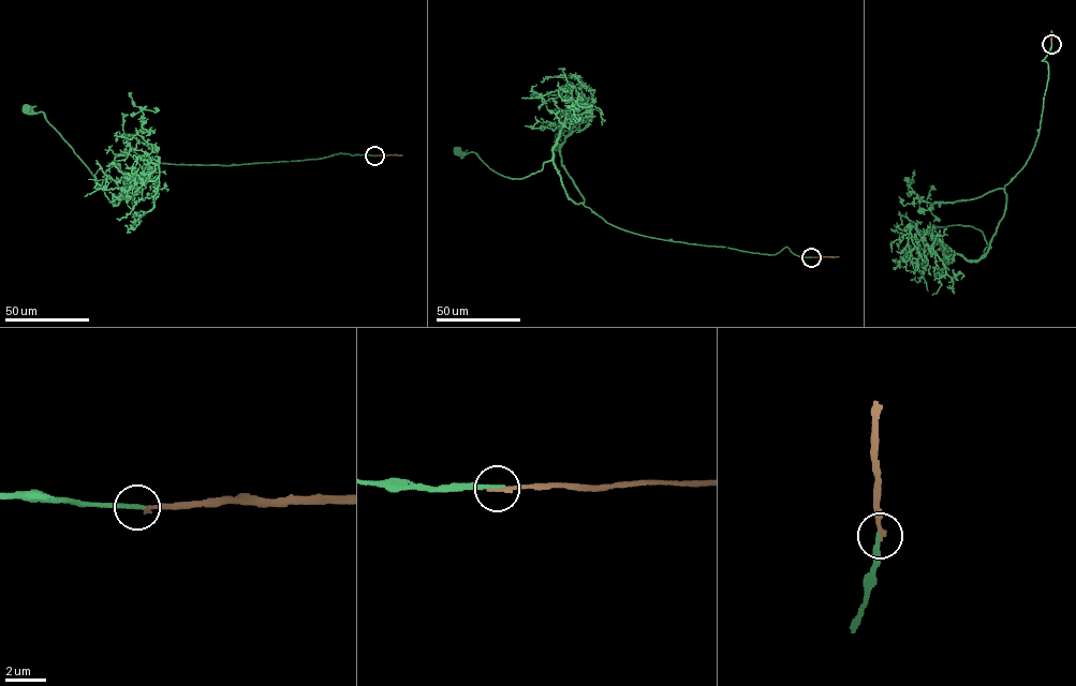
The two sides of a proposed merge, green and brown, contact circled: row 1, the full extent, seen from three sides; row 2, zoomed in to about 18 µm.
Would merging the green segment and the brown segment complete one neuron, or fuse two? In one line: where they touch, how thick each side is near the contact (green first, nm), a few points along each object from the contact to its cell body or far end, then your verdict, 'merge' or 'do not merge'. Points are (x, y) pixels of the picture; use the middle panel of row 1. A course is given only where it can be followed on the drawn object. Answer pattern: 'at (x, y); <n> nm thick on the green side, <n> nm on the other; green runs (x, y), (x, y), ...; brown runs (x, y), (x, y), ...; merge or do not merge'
at (811, 257); 200 nm thick on the green side, 220 nm on the other; green runs (811, 257), (786, 247), (768, 254), (625, 230), (569, 197), (550, 160), (513, 179), (477, 153), (456, 150); brown runs (811, 257), (839, 256); do not merge

